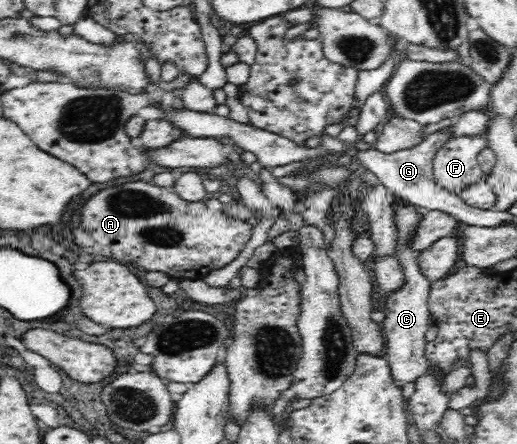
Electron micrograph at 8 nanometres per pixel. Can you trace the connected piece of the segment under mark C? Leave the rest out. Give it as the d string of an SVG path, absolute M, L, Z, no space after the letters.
M399 201L396 207L395 222L400 232L397 254L399 254L399 261L403 266L406 283L403 288L397 289L393 295L387 297L387 301L385 301L386 317L381 322L381 328L385 341L384 356L387 358L391 377L403 389L407 383L413 383L429 368L426 357L425 333L432 322L428 306L431 282L421 275L418 260L415 258L417 255L413 255L409 250L409 239L417 231L417 225L422 220L423 212L408 202Z

